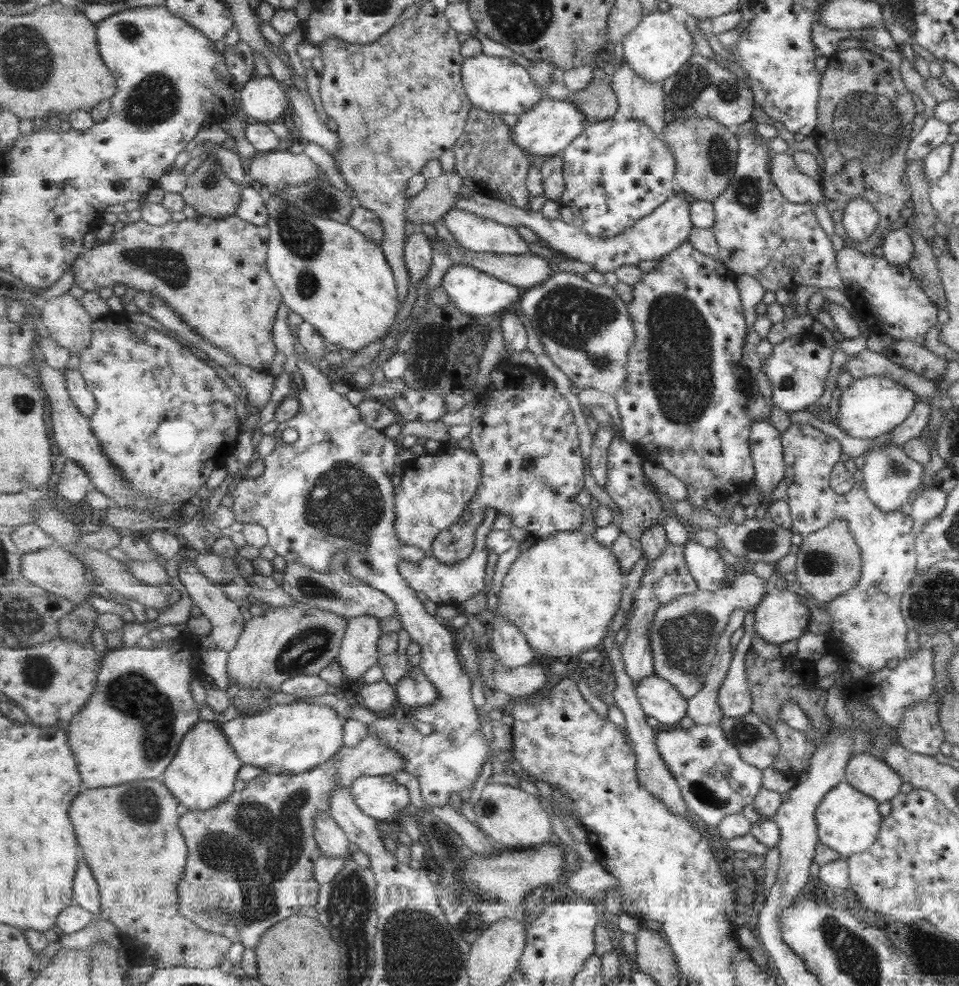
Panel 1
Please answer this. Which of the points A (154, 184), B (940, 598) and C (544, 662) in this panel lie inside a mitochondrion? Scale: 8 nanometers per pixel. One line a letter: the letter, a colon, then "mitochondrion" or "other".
A: other
B: mitochondrion
C: other

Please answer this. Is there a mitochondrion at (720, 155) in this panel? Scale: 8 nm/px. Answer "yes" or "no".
yes

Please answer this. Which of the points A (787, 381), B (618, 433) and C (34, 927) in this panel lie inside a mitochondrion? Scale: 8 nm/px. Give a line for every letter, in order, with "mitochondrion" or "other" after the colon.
A: mitochondrion
B: other
C: other

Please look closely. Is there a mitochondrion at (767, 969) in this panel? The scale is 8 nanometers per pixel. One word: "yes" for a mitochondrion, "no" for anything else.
no

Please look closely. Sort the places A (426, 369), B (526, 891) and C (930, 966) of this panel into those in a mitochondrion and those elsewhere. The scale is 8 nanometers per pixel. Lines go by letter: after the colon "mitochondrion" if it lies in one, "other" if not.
A: mitochondrion
B: other
C: other

